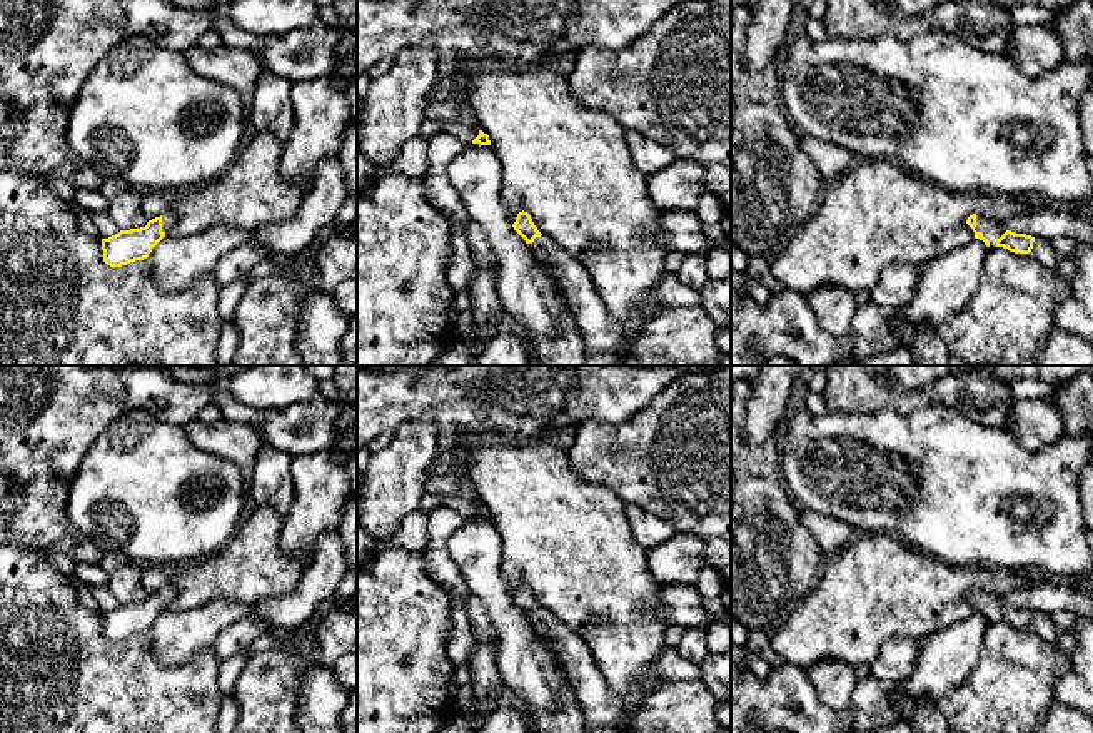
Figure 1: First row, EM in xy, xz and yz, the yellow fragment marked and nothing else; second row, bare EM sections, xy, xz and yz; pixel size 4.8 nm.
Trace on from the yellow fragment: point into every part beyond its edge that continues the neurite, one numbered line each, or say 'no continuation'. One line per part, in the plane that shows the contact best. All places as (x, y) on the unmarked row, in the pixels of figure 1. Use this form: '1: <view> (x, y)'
1: yz (992, 603)

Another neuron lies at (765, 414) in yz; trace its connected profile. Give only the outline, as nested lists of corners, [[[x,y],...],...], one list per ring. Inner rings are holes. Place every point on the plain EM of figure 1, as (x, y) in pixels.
[[[764,366],[744,412],[743,434],[751,446],[781,431],[794,381],[806,366]]]

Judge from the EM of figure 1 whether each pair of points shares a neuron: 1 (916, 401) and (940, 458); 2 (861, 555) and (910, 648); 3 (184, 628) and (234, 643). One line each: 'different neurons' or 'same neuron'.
1: different neurons
2: different neurons
3: different neurons

